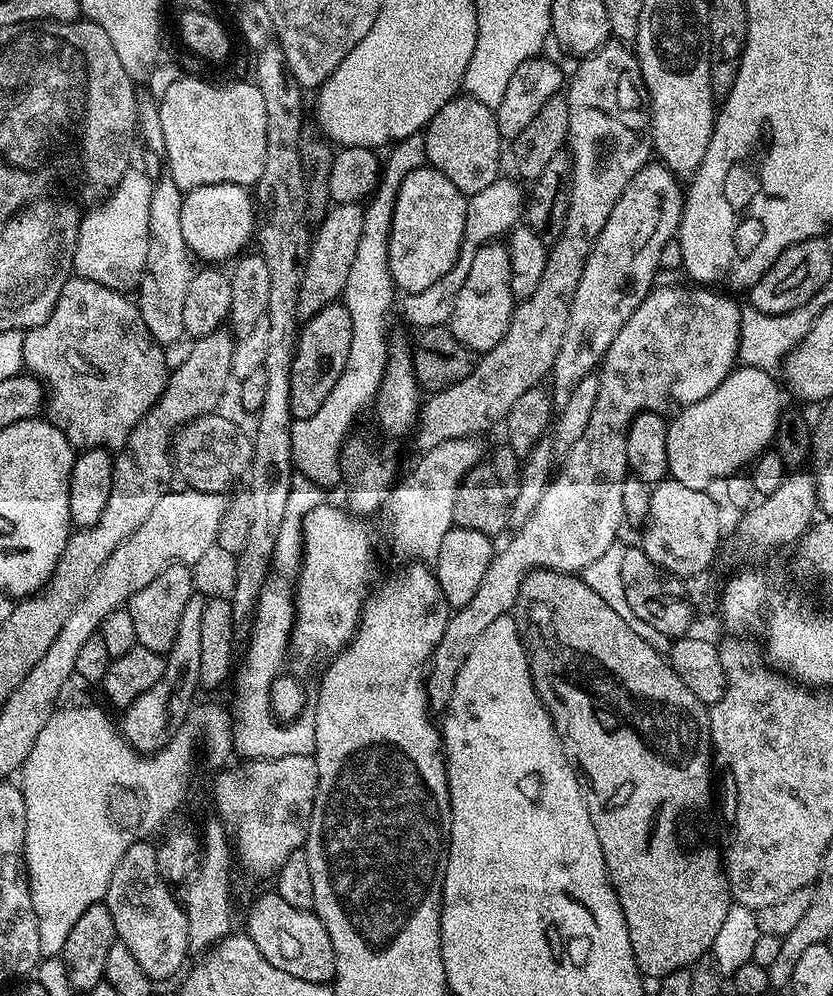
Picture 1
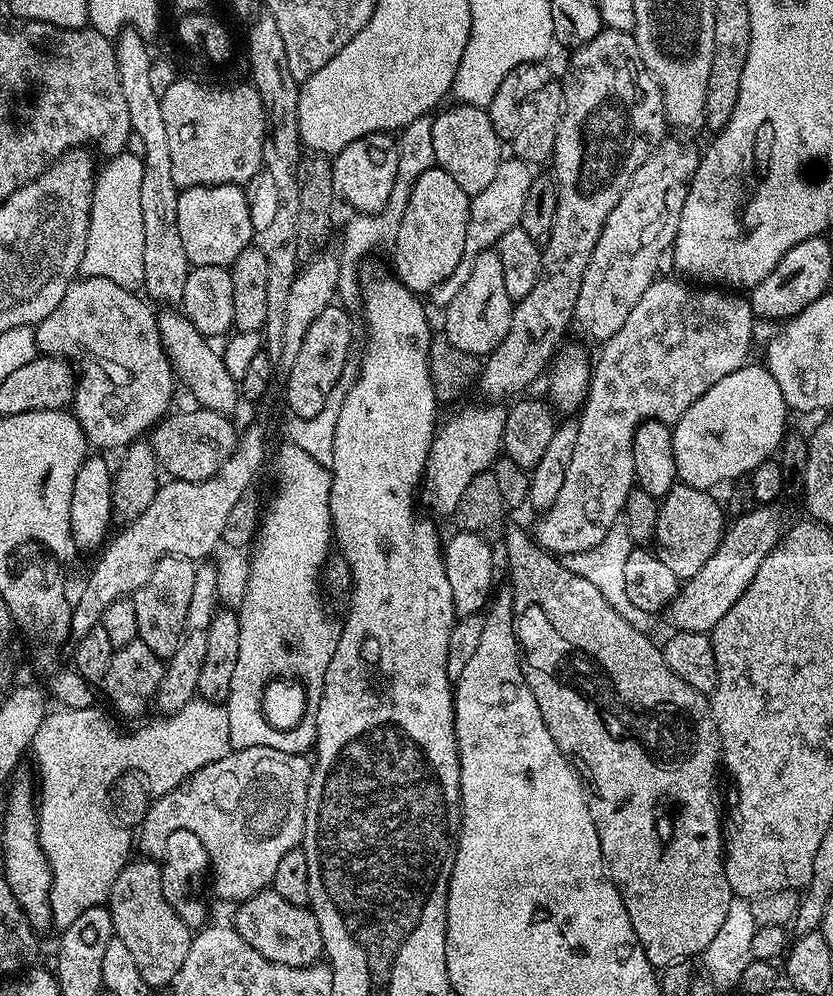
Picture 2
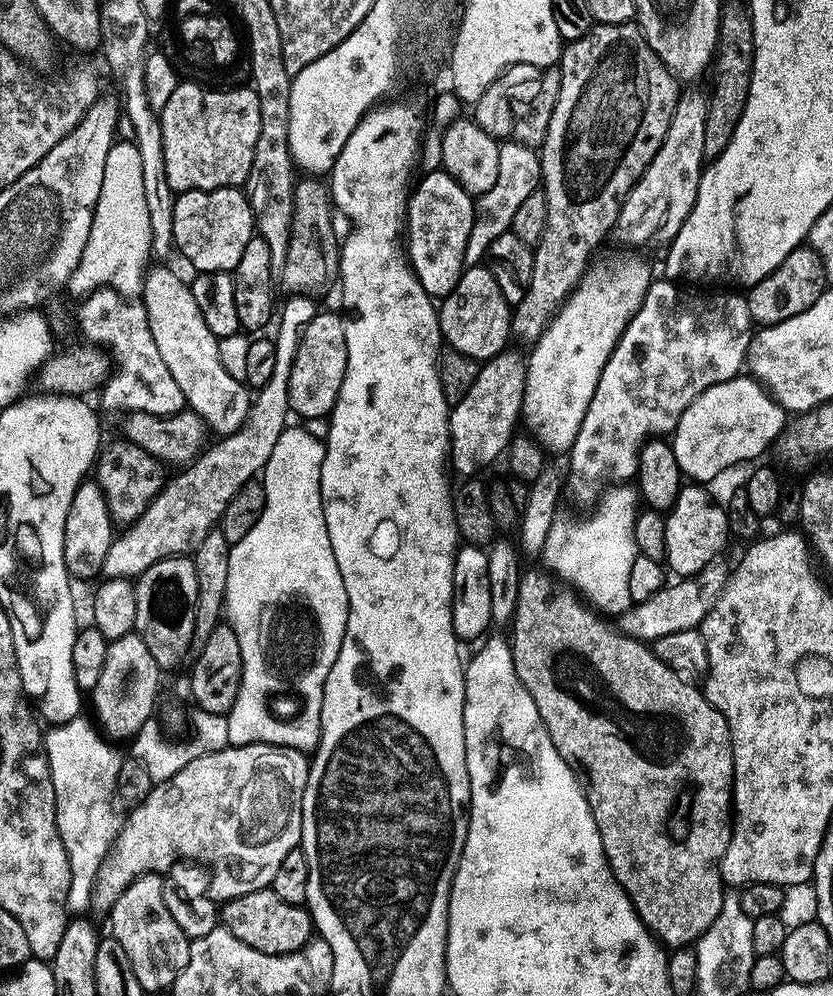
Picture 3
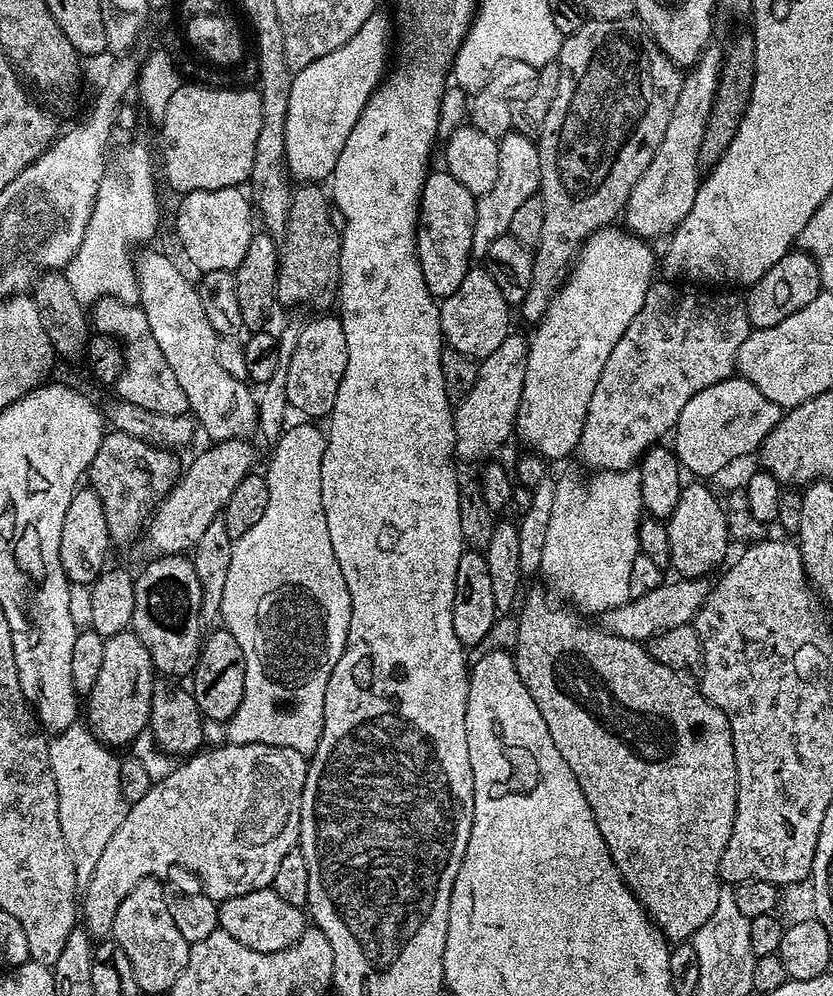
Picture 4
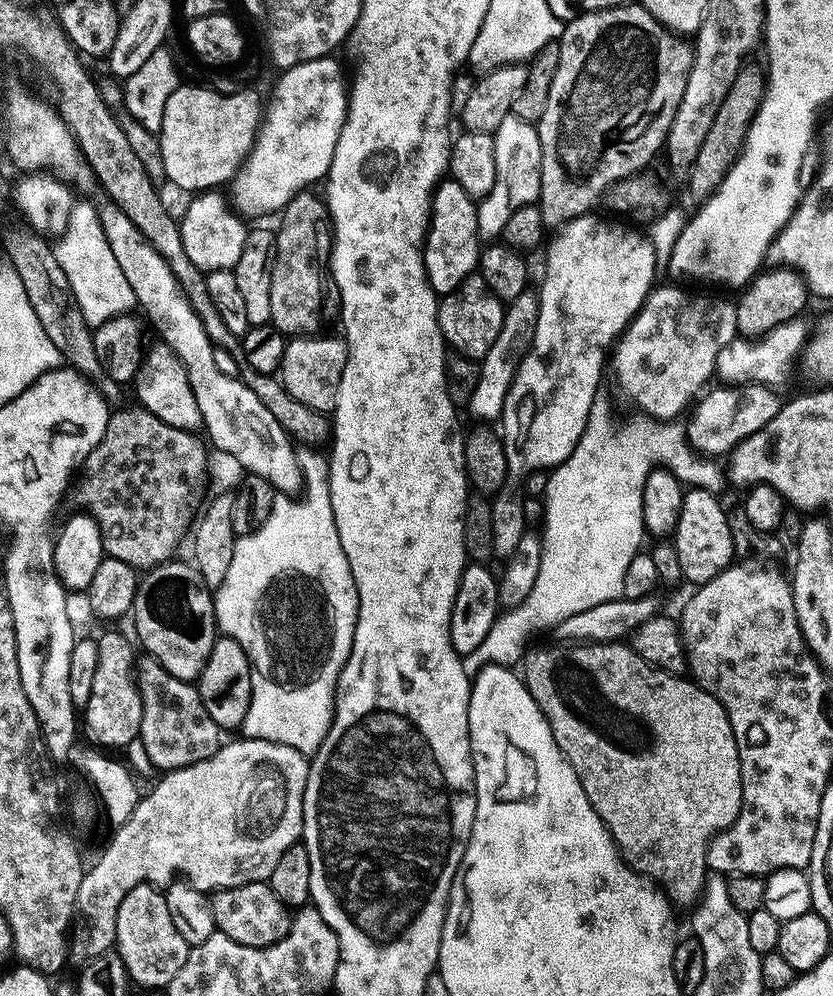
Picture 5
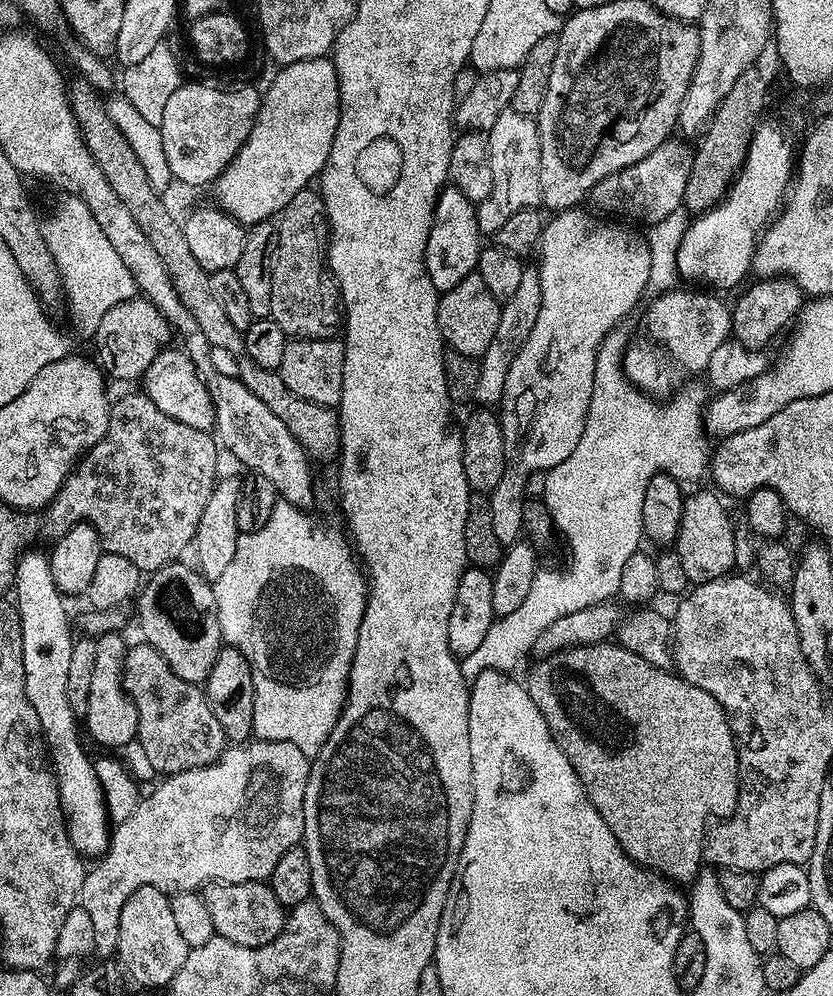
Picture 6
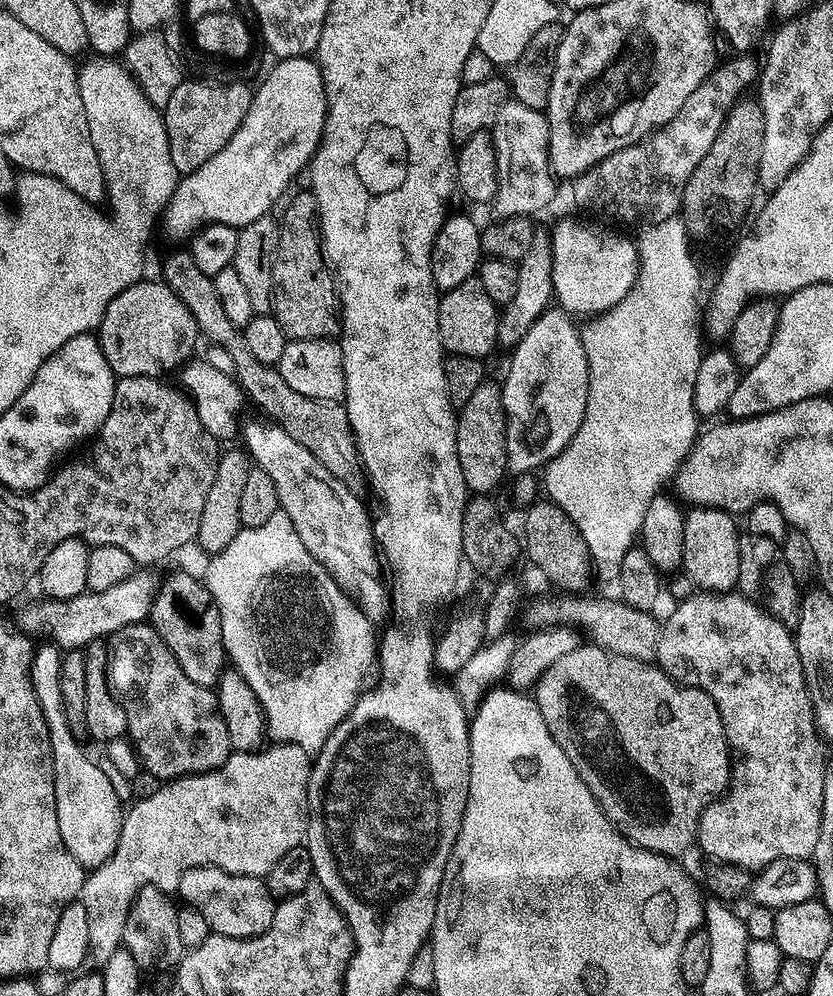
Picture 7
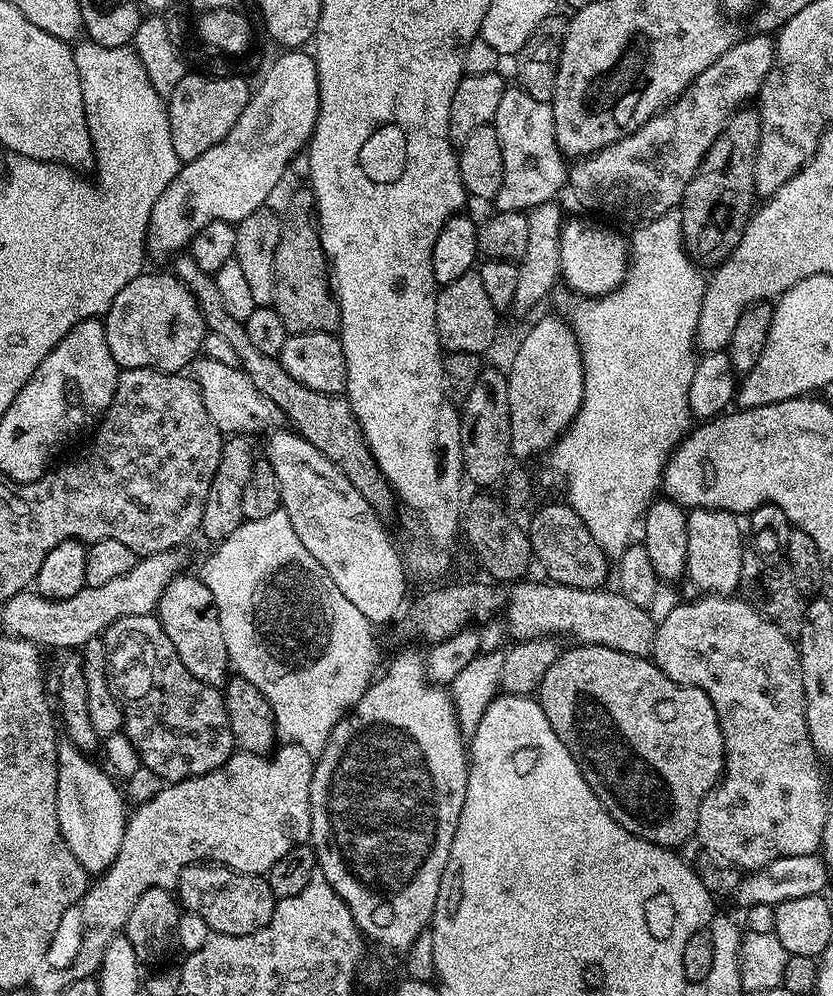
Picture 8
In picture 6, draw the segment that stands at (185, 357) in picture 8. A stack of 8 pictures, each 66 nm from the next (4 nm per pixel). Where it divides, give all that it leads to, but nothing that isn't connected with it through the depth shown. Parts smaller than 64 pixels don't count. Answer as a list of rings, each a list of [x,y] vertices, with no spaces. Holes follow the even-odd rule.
[[[133,298],[106,310],[102,322],[96,328],[96,352],[100,355],[98,364],[109,377],[116,380],[139,381],[150,362],[158,358],[163,348],[169,347],[168,340],[174,336],[168,319],[149,300]]]

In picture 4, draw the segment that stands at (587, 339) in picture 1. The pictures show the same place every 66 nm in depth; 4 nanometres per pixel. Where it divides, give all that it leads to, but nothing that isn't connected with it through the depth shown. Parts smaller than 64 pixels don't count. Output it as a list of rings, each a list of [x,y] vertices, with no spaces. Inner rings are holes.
[[[709,46],[689,71],[693,72],[684,76],[682,90],[678,94],[678,106],[674,106],[674,114],[670,114],[666,134],[662,134],[662,146],[658,146],[650,166],[646,166],[642,178],[638,178],[632,193],[628,195],[628,203],[624,205],[622,220],[625,220],[623,223],[632,235],[653,238],[652,236],[660,236],[663,232],[671,233],[683,222],[686,214],[690,214],[702,179],[702,134],[706,134],[706,122],[716,101],[723,65],[724,48]]]

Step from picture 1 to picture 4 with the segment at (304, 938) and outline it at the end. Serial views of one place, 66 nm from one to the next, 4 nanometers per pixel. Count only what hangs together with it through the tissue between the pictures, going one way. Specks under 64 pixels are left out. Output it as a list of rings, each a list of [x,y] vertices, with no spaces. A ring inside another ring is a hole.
[[[270,886],[221,900],[216,913],[220,923],[219,931],[230,934],[230,938],[246,946],[246,950],[258,950],[262,954],[274,954],[278,950],[294,946],[294,942],[302,938],[306,927],[305,909],[290,906],[290,902],[278,898],[278,894]]]

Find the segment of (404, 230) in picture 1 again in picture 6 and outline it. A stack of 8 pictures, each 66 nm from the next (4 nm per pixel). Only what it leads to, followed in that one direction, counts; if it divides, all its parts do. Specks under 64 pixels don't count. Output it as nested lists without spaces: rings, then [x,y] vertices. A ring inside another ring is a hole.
[[[455,186],[445,187],[440,197],[436,199],[424,261],[430,282],[434,282],[437,293],[443,294],[454,290],[454,286],[458,286],[462,278],[476,271],[482,247],[480,241],[482,233],[478,226],[477,211],[477,205],[468,200],[466,194],[462,194],[462,190],[458,190]]]

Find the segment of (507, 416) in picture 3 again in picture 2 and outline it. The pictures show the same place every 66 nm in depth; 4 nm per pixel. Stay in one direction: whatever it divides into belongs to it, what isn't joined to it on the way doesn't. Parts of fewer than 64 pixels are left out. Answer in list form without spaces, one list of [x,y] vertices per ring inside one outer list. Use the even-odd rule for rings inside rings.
[[[476,404],[473,408],[464,408],[457,416],[452,416],[448,421],[443,421],[442,427],[437,431],[436,437],[432,439],[428,461],[424,467],[424,478],[422,481],[422,504],[433,508],[440,516],[451,517],[456,511],[458,501],[466,486],[474,482],[478,474],[489,471],[497,457],[501,455],[504,447],[504,427],[506,426],[506,414],[508,408],[500,404]]]

